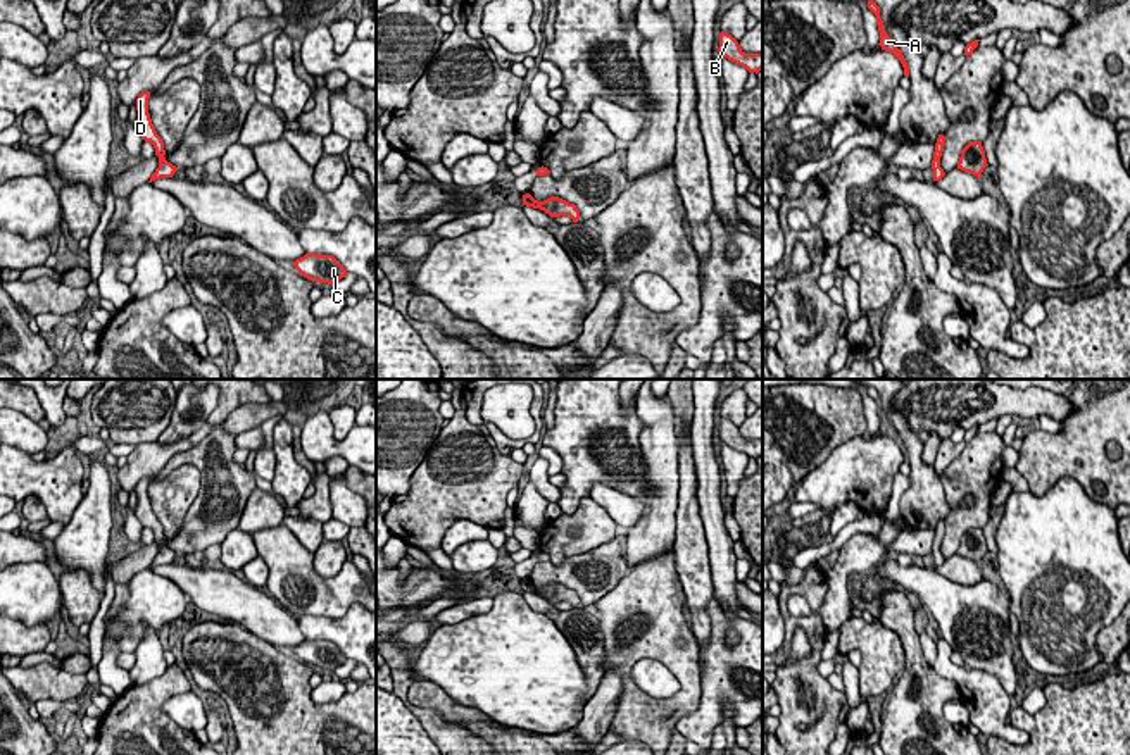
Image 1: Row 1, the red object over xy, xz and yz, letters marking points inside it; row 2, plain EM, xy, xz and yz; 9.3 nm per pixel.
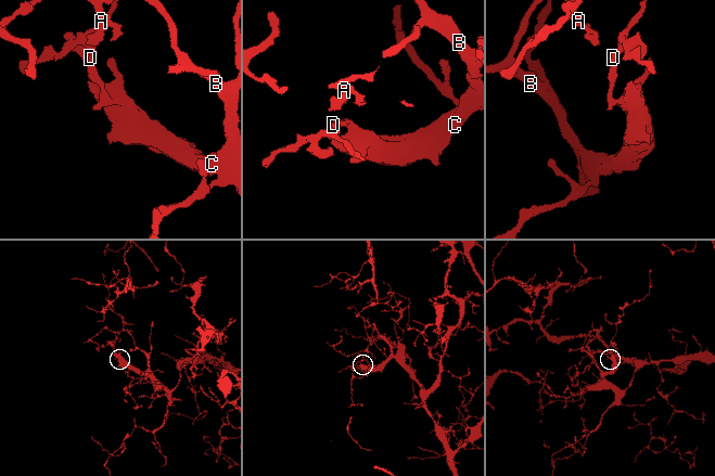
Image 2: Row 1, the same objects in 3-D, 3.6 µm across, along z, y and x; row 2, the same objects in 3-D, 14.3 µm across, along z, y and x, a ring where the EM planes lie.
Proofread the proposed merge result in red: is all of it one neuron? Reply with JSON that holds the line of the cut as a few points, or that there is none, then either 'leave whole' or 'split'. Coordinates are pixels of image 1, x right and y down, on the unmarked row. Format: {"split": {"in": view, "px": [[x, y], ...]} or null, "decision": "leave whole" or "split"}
{"split": null, "decision": "leave whole"}

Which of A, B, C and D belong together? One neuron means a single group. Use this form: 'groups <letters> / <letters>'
groups A B C D

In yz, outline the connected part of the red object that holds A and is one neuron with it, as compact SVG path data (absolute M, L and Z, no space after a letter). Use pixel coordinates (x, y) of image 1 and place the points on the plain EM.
M868 386L868 395L876 402L876 410L878 410L878 417L880 417L880 429L878 431L882 433L882 436L894 440L904 453L904 462L909 462L909 453L907 453L907 448L906 448L902 438L897 434L894 426L885 417L883 407L880 403L880 393L876 391L876 388Z

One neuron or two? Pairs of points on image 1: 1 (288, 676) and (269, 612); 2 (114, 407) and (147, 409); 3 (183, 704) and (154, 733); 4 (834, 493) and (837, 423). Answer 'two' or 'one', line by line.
1: two
2: one
3: two
4: two

